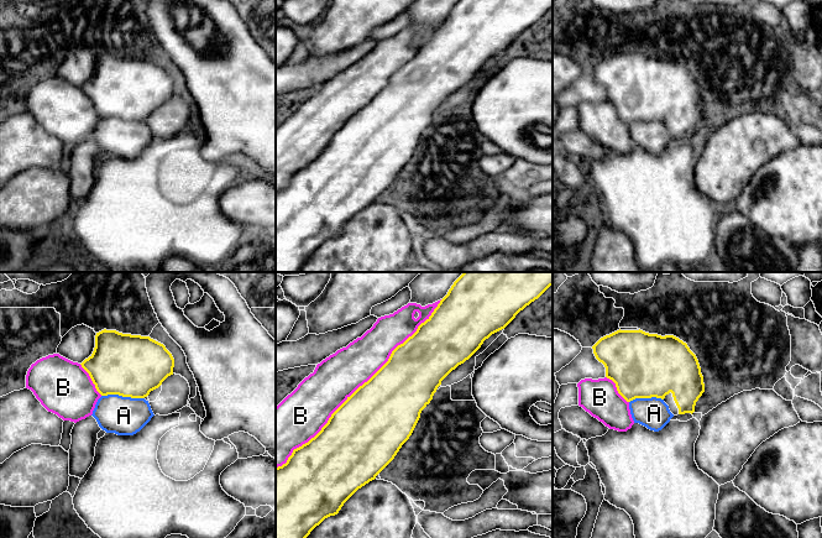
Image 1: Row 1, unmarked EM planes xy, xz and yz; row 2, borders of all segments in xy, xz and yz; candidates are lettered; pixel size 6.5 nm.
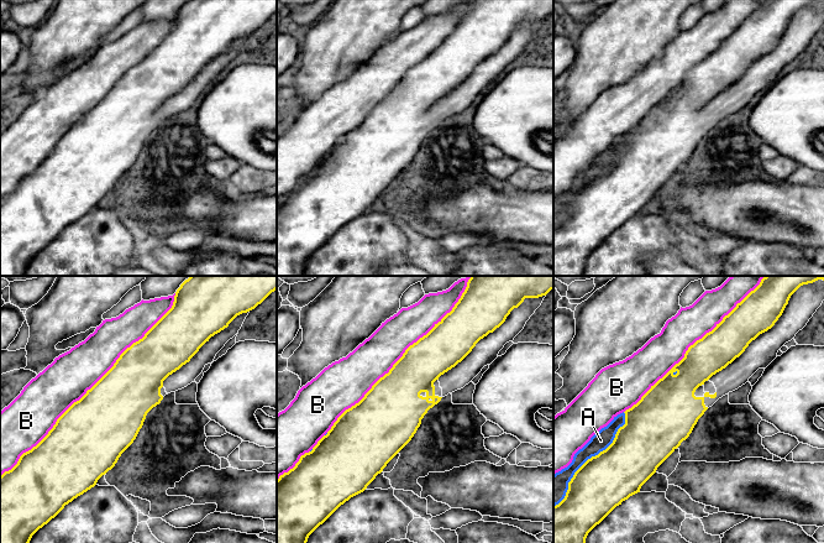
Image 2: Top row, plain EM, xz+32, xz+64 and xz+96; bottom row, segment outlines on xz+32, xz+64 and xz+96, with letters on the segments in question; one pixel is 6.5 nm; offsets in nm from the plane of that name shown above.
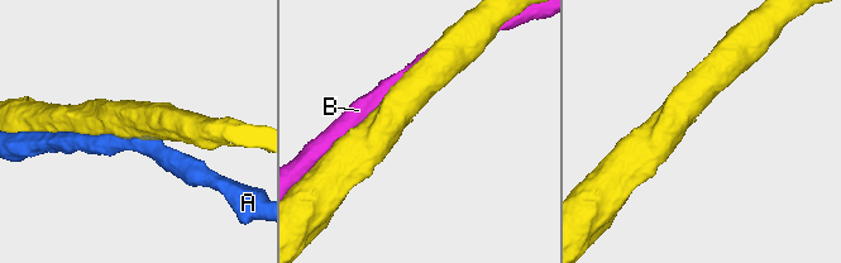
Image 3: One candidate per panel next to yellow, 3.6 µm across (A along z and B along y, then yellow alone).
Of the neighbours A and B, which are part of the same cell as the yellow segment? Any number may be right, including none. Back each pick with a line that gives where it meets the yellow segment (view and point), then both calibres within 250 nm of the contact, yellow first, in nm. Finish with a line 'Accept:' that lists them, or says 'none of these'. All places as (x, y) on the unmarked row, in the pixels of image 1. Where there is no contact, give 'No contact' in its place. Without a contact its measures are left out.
Accept: none of these

